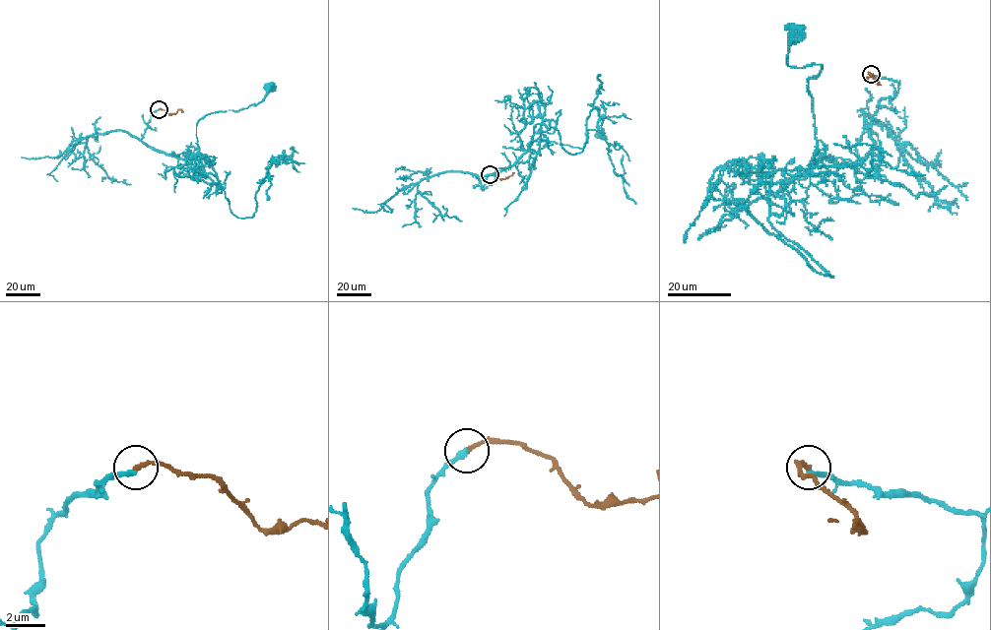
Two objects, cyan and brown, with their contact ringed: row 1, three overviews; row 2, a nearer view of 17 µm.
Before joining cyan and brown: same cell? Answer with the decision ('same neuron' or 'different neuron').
same neuron

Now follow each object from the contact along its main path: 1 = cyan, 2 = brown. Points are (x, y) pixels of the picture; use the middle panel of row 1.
1: (490, 175), (481, 190), (472, 173), (485, 176), (510, 167), (531, 141), (582, 148), (589, 129), (601, 135)
2: (490, 175), (503, 179), (514, 172)

